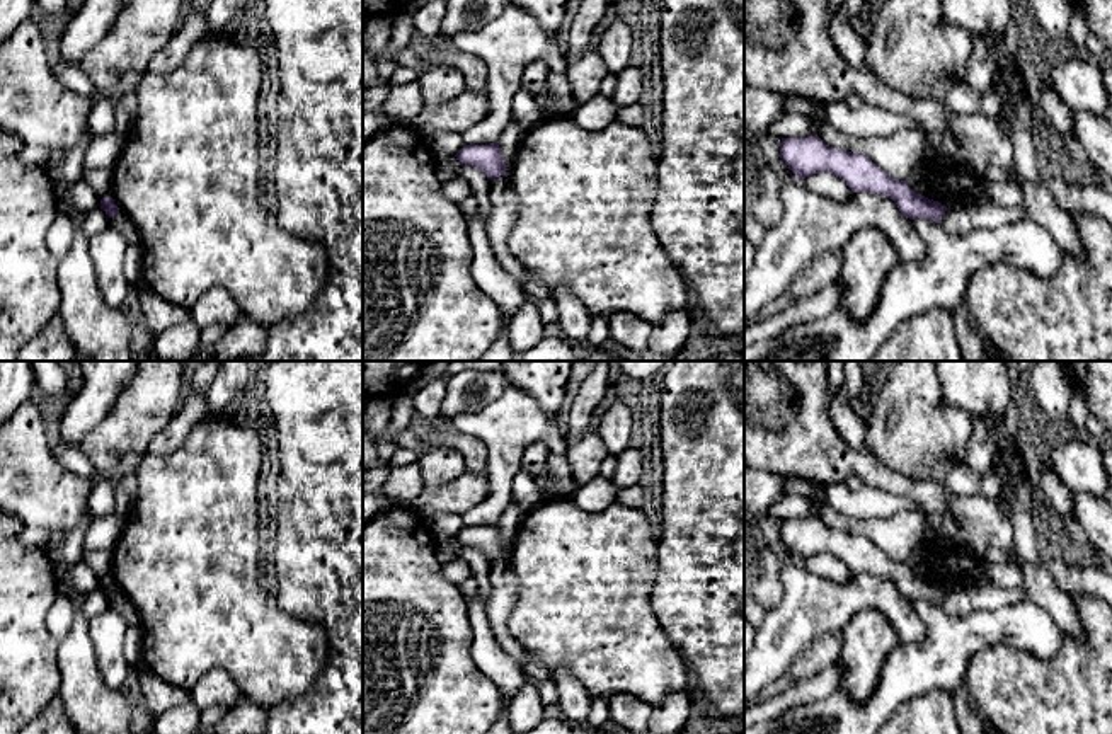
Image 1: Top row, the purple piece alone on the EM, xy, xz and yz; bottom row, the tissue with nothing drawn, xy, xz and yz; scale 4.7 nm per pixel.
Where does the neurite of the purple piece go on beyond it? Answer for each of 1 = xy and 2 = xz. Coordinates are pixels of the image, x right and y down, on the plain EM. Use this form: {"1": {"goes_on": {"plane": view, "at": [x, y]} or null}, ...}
{"1": {"goes_on": null}, "2": {"goes_on": null}}

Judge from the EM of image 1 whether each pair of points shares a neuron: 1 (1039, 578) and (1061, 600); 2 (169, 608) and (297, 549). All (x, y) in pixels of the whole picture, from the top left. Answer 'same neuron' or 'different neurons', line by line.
1: same neuron
2: different neurons

